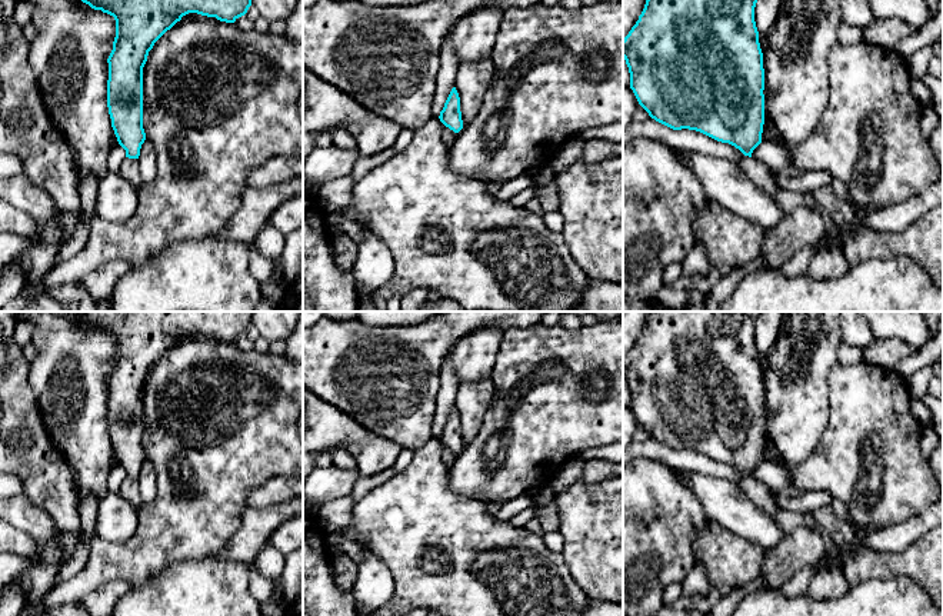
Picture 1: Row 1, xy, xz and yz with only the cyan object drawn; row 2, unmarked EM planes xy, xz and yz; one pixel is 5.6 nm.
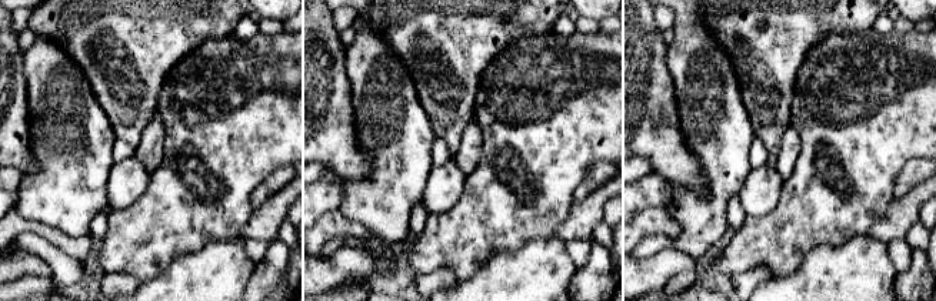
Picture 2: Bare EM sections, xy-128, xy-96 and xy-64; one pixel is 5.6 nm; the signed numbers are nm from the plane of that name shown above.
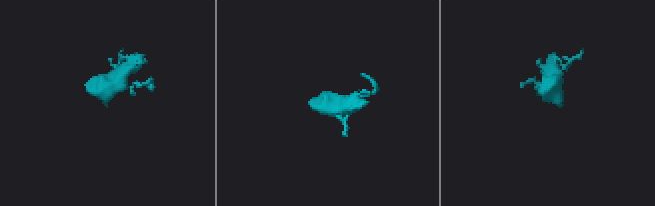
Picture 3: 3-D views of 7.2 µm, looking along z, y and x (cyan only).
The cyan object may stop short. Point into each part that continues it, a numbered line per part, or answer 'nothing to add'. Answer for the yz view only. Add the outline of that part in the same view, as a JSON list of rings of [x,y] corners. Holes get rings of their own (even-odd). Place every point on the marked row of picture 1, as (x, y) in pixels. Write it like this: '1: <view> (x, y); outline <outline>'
1: yz (756, 172); outline [[[744,156],[739,166],[747,174],[747,177],[757,184],[757,187],[760,187],[769,197],[774,199],[777,186],[764,164]]]

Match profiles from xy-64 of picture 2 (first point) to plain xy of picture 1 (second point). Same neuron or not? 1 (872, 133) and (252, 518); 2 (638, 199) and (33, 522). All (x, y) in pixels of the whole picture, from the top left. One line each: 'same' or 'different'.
1: different
2: same

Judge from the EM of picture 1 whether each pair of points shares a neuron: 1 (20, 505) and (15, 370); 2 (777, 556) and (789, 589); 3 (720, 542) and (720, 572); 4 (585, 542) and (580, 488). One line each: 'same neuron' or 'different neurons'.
1: different neurons
2: different neurons
3: same neuron
4: same neuron

